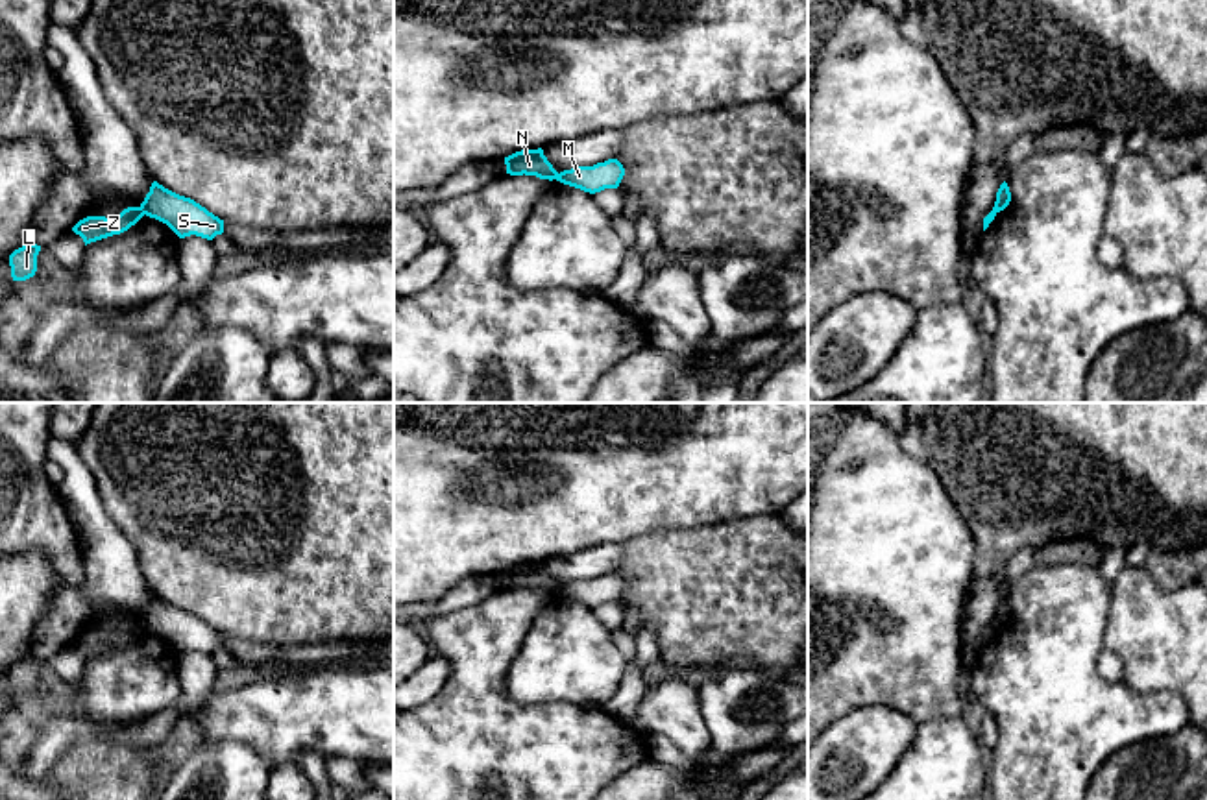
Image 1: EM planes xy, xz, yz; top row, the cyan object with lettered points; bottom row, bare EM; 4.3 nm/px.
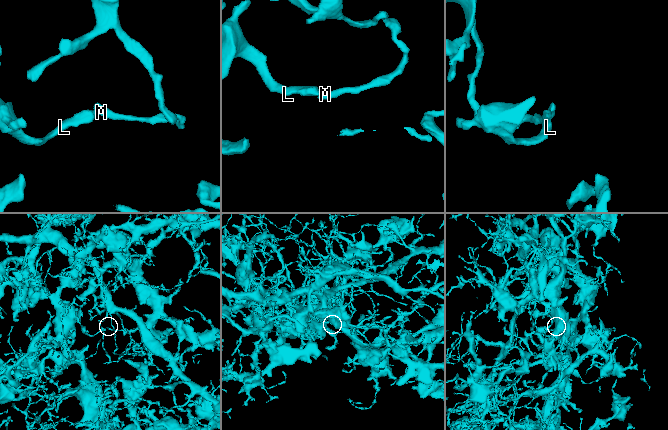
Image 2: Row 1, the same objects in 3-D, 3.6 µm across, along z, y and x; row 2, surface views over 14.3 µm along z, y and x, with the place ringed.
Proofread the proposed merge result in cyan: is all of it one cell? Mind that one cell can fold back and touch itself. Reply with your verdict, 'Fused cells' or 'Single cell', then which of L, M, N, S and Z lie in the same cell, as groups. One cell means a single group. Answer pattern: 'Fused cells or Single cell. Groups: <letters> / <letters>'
Fused cells. Groups: L N Z / M S

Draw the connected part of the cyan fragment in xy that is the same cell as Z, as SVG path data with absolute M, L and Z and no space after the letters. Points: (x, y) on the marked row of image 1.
M128 207L113 218L87 216L87 218L79 220L72 227L72 231L76 235L79 235L83 238L85 246L87 246L91 242L96 242L96 240L102 240L102 238L107 238L107 236L120 235L120 233L128 231L142 216L144 216L144 212L140 211L140 207Z

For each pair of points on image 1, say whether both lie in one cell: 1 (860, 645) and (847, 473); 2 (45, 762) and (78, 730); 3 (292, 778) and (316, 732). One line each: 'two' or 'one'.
1: one
2: one
3: two

